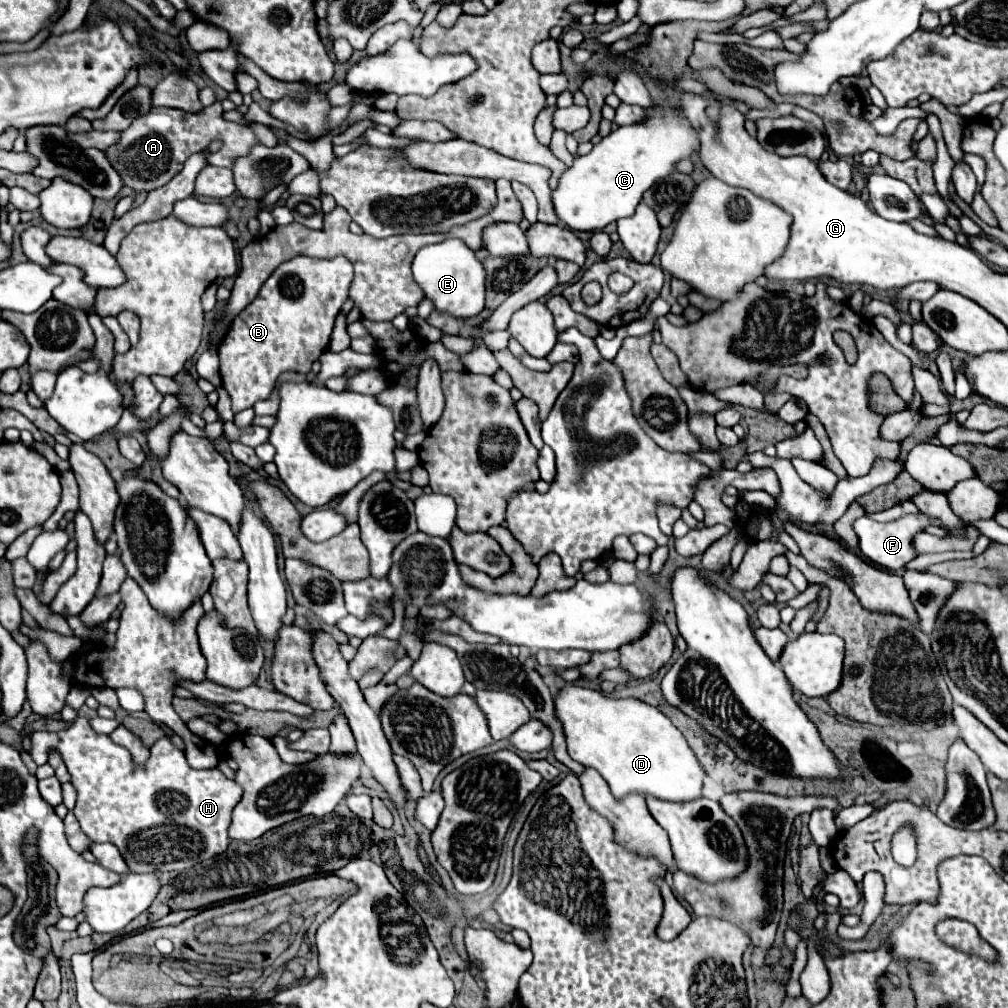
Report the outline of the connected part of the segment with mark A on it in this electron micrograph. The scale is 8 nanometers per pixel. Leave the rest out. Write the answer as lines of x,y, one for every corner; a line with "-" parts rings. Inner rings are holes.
216,101
211,106
203,107
199,113
187,113
171,107
152,107
145,117
137,117
137,121
133,121
133,125
121,133
117,145
105,149
105,155
127,187
133,191
153,191
169,183
177,171
183,169
185,159
193,153
205,153
209,165
233,169
235,159
247,157
253,145
259,145
253,129
249,129
249,125
223,121
222,105
-
211,141
221,141
221,149
209,153

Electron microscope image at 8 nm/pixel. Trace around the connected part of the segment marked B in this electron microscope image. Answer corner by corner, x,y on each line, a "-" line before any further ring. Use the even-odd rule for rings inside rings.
293,257
291,261
285,261
271,273
271,277
263,283
255,301
237,315
233,327
217,347
221,359
221,379
223,387
231,397
233,413
249,409
257,401
267,399
277,383
277,377
283,371
299,371
299,373
311,371
313,361
317,361
319,355
329,347
333,323
343,303
349,297
347,293
351,281
353,281
353,265
345,257
335,259

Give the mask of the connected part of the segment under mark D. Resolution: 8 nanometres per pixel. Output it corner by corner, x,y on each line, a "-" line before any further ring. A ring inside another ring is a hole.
567,685
555,695
555,715
561,721
569,755
585,767
595,767
609,783
611,793
617,799
625,797
627,793
649,793
665,801
693,801
701,797
705,771
693,757
685,737
659,709
639,699
611,699
595,689

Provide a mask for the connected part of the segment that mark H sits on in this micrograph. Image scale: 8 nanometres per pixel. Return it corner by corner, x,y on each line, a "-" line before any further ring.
77,717
71,727
57,733
33,733
31,757
41,766
47,763
50,751
57,751
71,773
71,783
77,789
77,805
73,809
83,833
95,843
113,843
133,873
149,871
185,871
215,855
225,853
229,847
227,829
231,825
231,813
241,801
241,785
227,779
217,767
193,769
189,767
185,753
179,751
169,737
161,737
153,747
143,769
139,769
129,751
115,745
109,735
95,733
89,719

